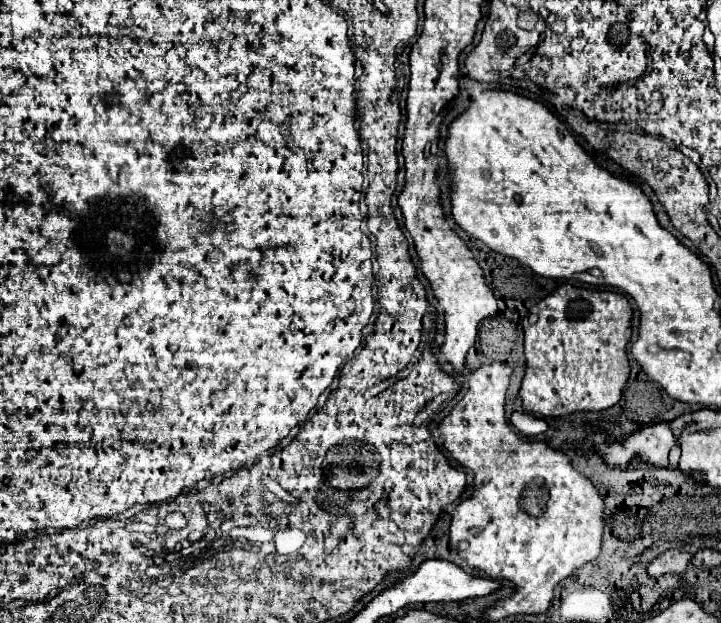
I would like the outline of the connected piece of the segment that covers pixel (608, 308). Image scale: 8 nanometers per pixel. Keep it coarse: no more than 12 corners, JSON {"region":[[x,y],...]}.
{"region":[[562,284],[524,320],[526,412],[608,410],[622,294]]}

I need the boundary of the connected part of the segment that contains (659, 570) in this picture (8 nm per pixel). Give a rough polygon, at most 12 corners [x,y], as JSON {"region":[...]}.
{"region":[[676,548],[648,564],[650,576],[684,572],[692,556]]}

